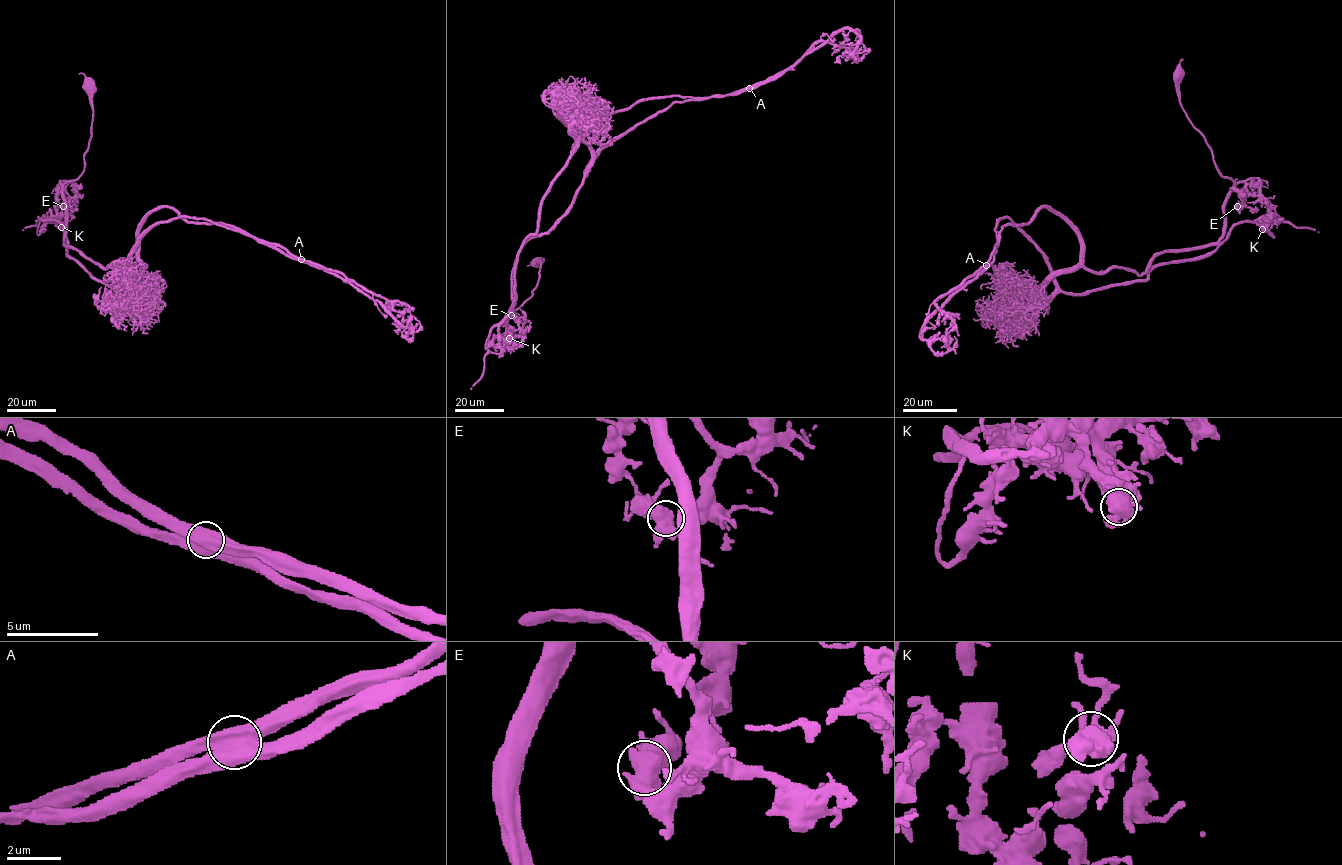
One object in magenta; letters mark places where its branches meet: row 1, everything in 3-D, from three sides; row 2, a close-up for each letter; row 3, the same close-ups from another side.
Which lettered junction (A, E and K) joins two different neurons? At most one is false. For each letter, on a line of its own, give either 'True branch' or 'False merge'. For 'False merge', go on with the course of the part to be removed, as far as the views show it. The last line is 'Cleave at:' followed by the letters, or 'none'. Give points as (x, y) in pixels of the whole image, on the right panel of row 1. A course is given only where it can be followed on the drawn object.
A: False merge. Course of the part to remove: (986, 264), (997, 221), (1008, 217), (1071, 293), (1208, 256), (1241, 221), (1318, 232)
E: True branch
K: True branch
Cleave at: A

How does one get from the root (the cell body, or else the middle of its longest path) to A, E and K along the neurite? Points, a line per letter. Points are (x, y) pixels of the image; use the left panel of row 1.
A: (89, 86), (84, 169), (63, 187), (66, 245), (103, 268), (132, 265), (137, 226), (171, 207), (300, 259)
E: (89, 86), (91, 137), (82, 173), (64, 185), (70, 199), (63, 206)
K: (89, 86), (64, 244), (103, 268), (138, 261), (131, 290), (68, 255), (51, 219), (61, 227)

